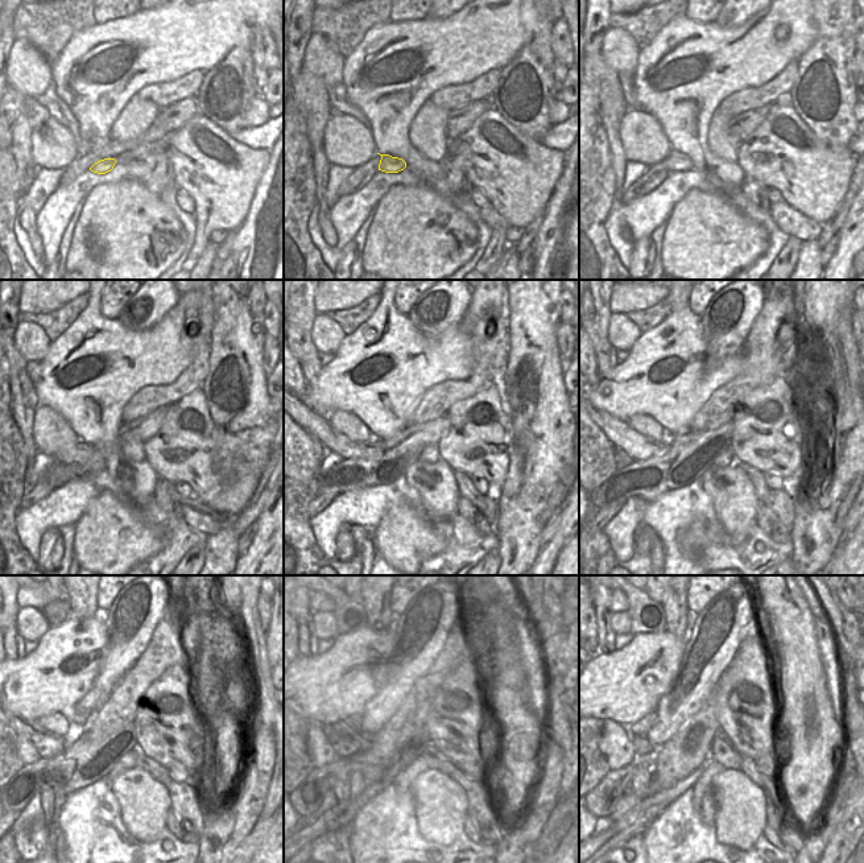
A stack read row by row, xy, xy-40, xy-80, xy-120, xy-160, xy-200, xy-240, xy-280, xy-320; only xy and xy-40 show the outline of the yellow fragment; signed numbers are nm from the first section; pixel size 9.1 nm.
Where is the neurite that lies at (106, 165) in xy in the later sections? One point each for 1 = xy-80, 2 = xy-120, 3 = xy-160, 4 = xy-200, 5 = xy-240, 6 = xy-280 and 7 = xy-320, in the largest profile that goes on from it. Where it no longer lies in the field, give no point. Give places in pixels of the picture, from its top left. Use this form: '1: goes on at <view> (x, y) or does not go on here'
1: goes on at xy-80 (677, 161)
2: goes on at xy-120 (81, 453)
3: goes on at xy-160 (333, 441)
4: goes on at xy-200 (620, 434)
5: goes on at xy-240 (48, 744)
6: goes on at xy-280 (346, 744)
7: goes on at xy-320 (627, 727)

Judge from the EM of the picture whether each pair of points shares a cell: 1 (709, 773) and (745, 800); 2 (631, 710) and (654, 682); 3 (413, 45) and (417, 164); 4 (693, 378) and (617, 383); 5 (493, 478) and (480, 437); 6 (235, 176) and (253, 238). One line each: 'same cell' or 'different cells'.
1: different cells
2: same cell
3: same cell
4: same cell
5: same cell
6: different cells

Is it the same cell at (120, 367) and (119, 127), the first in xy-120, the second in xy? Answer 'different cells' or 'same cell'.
different cells

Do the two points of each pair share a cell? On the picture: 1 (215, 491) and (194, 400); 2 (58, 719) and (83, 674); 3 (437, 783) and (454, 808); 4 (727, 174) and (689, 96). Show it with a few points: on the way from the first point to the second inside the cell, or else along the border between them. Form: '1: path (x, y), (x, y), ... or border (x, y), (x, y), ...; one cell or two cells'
1: path (209, 469), (206, 466), (207, 422); one cell
2: border (37, 719), (61, 713), (70, 721); two cells
3: path (437, 789), (447, 801); one cell
4: path (707, 159), (689, 137), (689, 116); one cell

